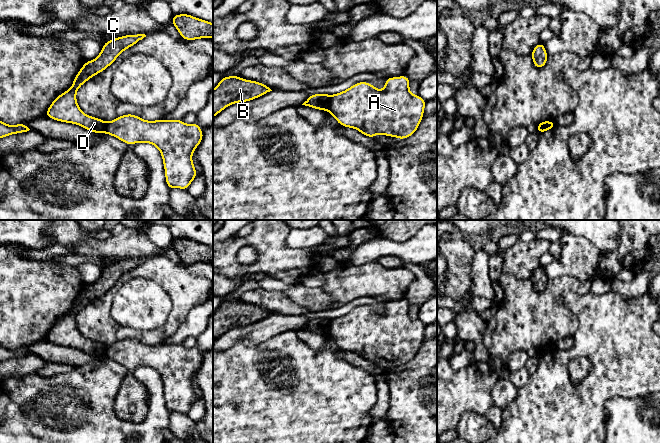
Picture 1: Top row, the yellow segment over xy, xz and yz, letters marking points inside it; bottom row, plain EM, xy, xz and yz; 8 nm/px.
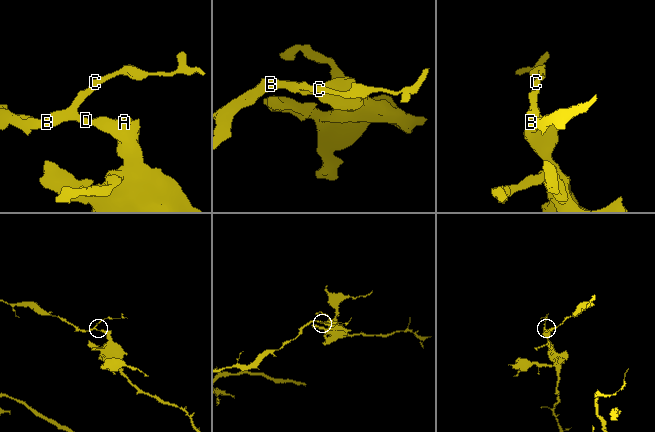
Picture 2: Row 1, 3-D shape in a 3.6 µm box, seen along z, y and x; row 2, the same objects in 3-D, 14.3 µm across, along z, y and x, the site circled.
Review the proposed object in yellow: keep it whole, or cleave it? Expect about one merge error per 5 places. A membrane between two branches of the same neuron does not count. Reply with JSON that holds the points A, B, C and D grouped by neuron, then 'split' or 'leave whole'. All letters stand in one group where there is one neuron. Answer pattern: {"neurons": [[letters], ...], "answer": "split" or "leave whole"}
{"neurons": [["A"], ["B", "C", "D"]], "answer": "split"}

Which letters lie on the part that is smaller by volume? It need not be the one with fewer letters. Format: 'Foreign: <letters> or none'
Foreign: B, C, D

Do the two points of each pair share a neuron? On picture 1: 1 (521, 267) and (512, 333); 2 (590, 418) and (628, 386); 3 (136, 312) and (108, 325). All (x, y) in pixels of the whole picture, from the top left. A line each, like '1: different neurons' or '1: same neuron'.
1: different neurons
2: same neuron
3: different neurons

